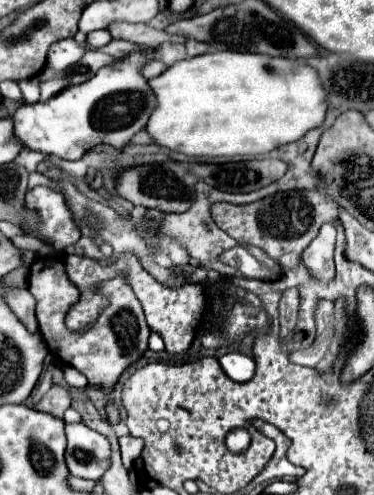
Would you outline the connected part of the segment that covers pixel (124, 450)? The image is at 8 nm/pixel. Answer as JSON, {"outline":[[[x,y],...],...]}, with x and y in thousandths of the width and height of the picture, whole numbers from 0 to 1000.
{"outline":[[[326,881],[316,893],[329,939],[340,949],[350,949],[358,943],[356,935],[382,909],[385,891],[366,883]]]}

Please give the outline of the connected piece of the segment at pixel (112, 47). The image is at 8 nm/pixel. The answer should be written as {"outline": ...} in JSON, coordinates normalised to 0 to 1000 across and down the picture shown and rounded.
{"outline":[[[302,79],[286,95],[254,99],[254,103],[275,103],[275,107],[307,115],[307,119],[329,119],[340,107],[350,107],[361,99],[382,99],[382,95],[377,91],[361,91],[361,87],[345,87],[345,83],[313,83],[313,79]]]}

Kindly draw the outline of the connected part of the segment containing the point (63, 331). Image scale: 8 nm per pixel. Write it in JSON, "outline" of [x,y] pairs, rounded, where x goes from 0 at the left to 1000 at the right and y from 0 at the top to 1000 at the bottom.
{"outline":[[[136,515],[99,519],[88,535],[78,539],[78,580],[72,584],[99,604],[94,632],[104,648],[104,669],[126,701],[168,733],[217,749],[233,762],[243,782],[270,782],[291,790],[318,766],[318,758],[388,713],[393,685],[398,685],[398,661],[388,653],[388,636],[382,636],[372,604],[361,600],[356,584],[324,560],[307,560],[265,576],[265,588],[286,600],[291,616],[270,628],[265,644],[217,673],[184,669],[174,661],[174,636],[211,608],[217,588],[206,584],[201,572],[184,568],[163,523],[147,523]]]}

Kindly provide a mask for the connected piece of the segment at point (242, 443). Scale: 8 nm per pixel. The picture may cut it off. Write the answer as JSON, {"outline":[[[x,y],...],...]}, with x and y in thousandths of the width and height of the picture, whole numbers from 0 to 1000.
{"outline":[[[623,867],[607,879],[607,907],[618,907],[623,915],[644,915],[666,903],[671,895],[671,879],[655,867]]]}

